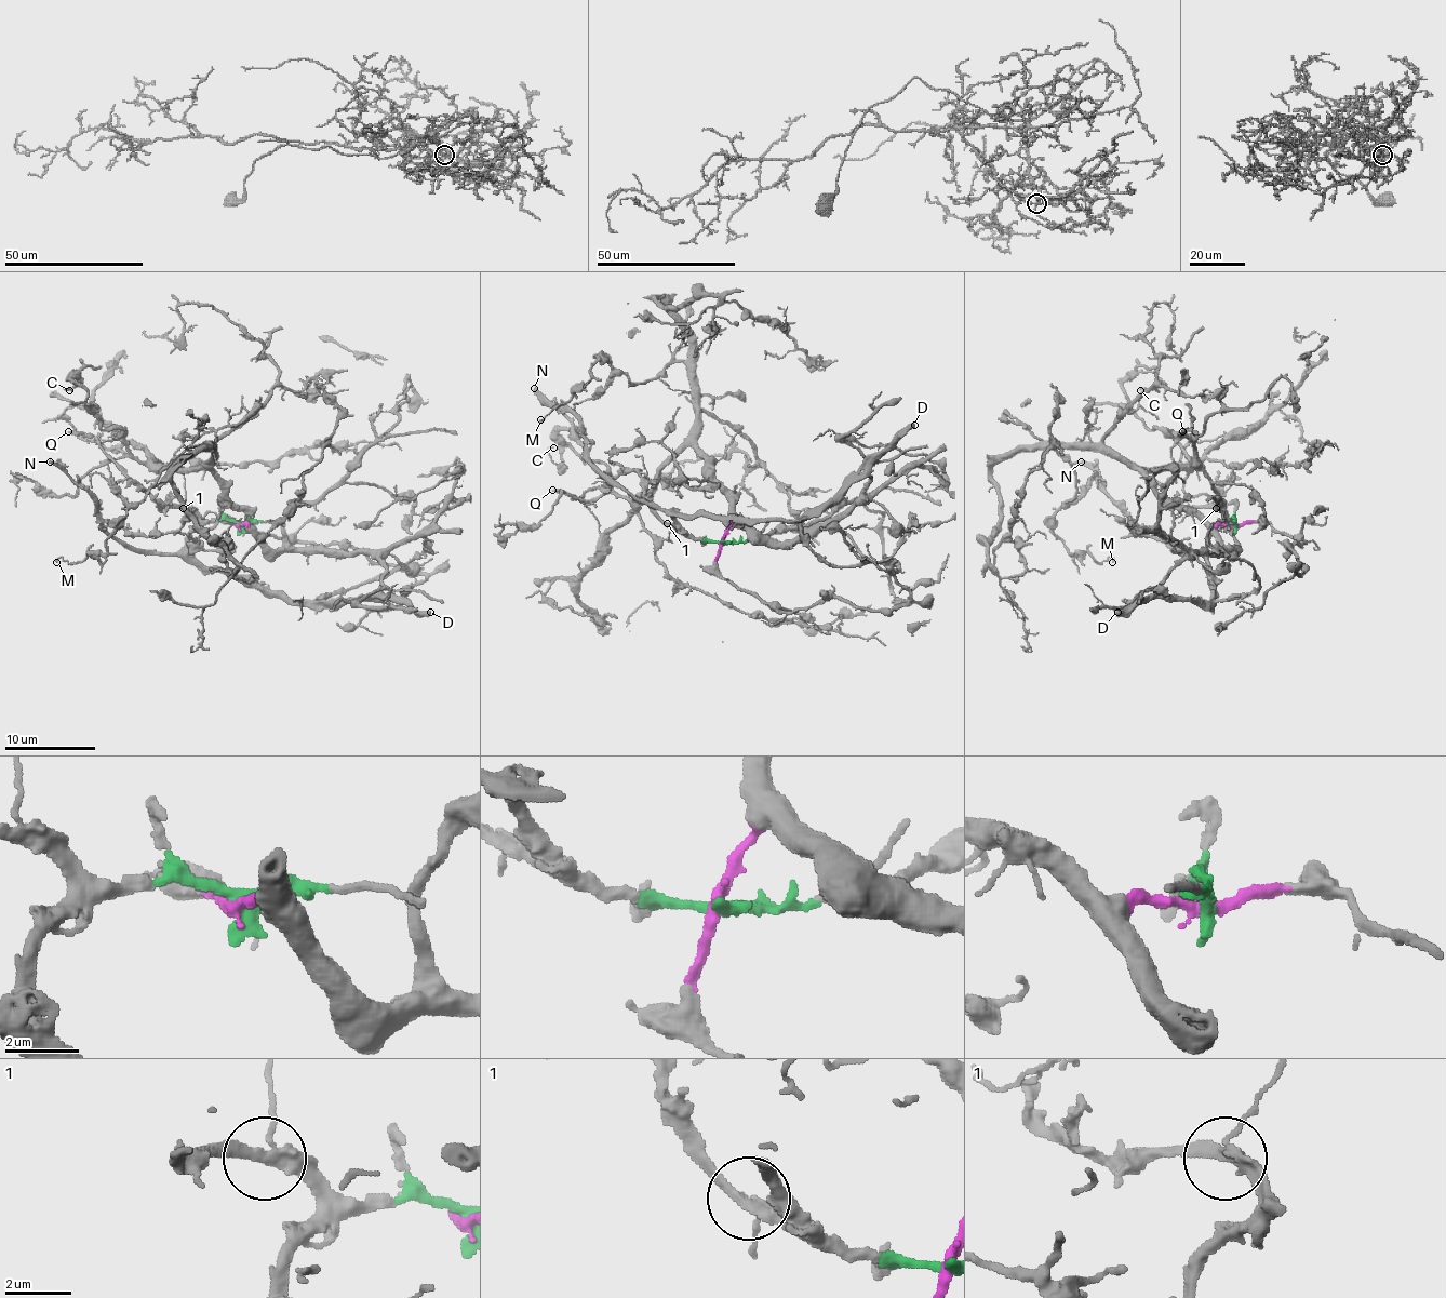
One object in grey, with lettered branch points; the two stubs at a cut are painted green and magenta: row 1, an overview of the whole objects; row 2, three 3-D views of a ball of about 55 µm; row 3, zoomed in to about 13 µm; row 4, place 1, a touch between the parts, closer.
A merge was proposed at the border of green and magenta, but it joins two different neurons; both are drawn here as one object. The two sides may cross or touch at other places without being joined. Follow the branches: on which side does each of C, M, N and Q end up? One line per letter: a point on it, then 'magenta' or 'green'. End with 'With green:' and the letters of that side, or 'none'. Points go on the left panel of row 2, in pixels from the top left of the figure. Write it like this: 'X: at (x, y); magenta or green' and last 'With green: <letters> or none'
C: at (69, 390); magenta
M: at (56, 562); magenta
N: at (50, 462); green
Q: at (68, 431); green
With green: N, Q

